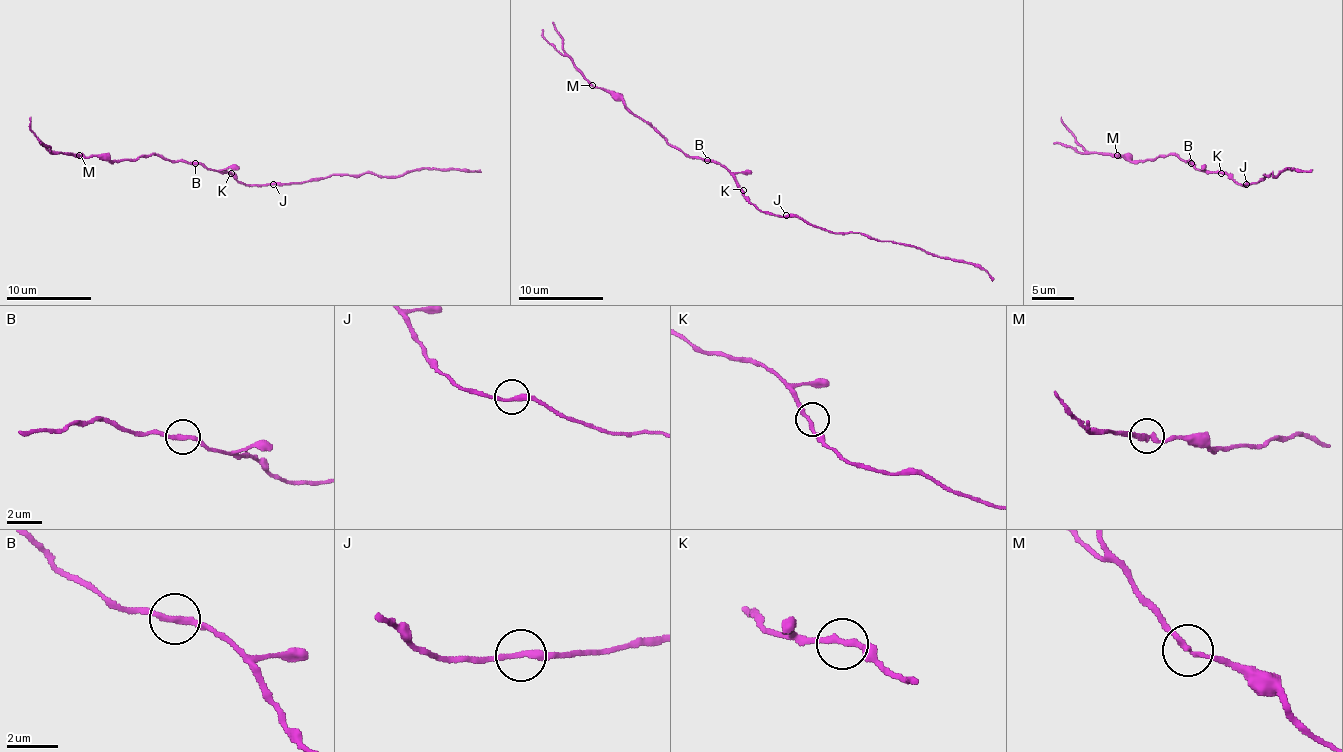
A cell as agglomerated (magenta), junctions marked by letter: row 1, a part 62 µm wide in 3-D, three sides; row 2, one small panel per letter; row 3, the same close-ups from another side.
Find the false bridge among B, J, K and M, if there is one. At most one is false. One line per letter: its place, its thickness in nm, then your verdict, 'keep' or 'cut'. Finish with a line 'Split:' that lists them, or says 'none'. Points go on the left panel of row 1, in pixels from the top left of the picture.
B: (195, 163) | 240 nm | keep
J: (273, 184) | 240 nm | keep
K: (231, 173) | 220 nm | keep
M: (79, 155) | 240 nm | keep
Split: none

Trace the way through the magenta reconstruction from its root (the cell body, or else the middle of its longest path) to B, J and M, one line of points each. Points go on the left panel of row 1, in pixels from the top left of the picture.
B: (229, 171), (214, 171), (195, 163)
J: (229, 171), (241, 184), (273, 184)
M: (229, 171), (214, 171), (199, 163), (167, 160), (155, 154), (119, 160), (102, 160), (98, 156), (78, 154)

